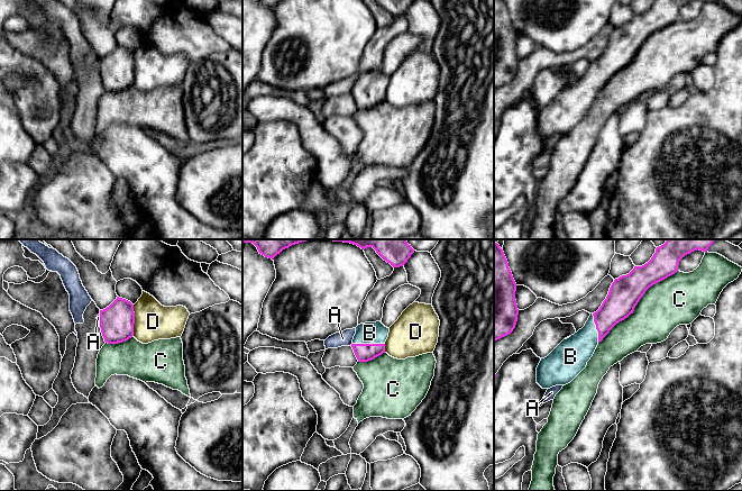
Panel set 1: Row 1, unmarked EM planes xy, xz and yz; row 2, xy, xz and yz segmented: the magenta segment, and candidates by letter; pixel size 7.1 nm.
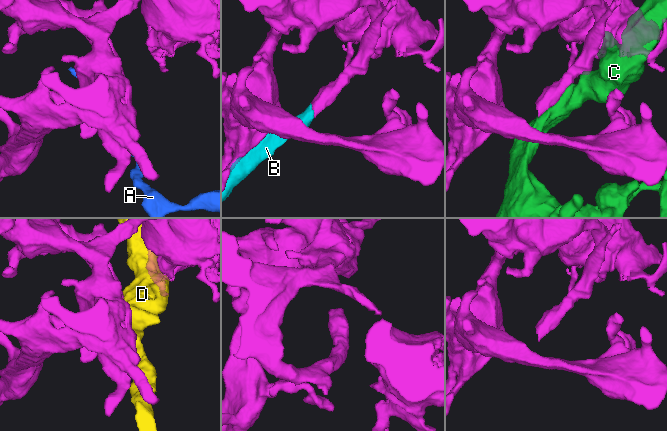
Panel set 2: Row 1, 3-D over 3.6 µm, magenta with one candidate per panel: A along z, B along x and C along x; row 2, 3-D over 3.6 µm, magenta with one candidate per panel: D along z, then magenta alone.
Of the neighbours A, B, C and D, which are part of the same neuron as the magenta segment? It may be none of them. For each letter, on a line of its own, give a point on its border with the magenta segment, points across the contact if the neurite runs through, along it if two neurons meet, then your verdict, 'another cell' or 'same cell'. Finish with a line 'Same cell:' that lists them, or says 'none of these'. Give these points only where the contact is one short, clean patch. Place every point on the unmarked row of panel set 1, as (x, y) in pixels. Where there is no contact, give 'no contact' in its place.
A: meets magenta in xy at (100, 65); border along xy (99, 62), (100, 69); another cell
B: meets magenta in xz at (368, 92); same cell
C: meets magenta in yz at (637, 52); another cell
D: meets magenta in xy at (134, 69); another cell
Same cell: B

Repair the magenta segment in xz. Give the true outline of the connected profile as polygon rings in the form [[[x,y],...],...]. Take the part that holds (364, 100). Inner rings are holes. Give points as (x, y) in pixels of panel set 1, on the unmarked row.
[[[381,70],[358,73],[351,92],[358,110],[368,110],[385,101],[388,81],[390,76]]]

